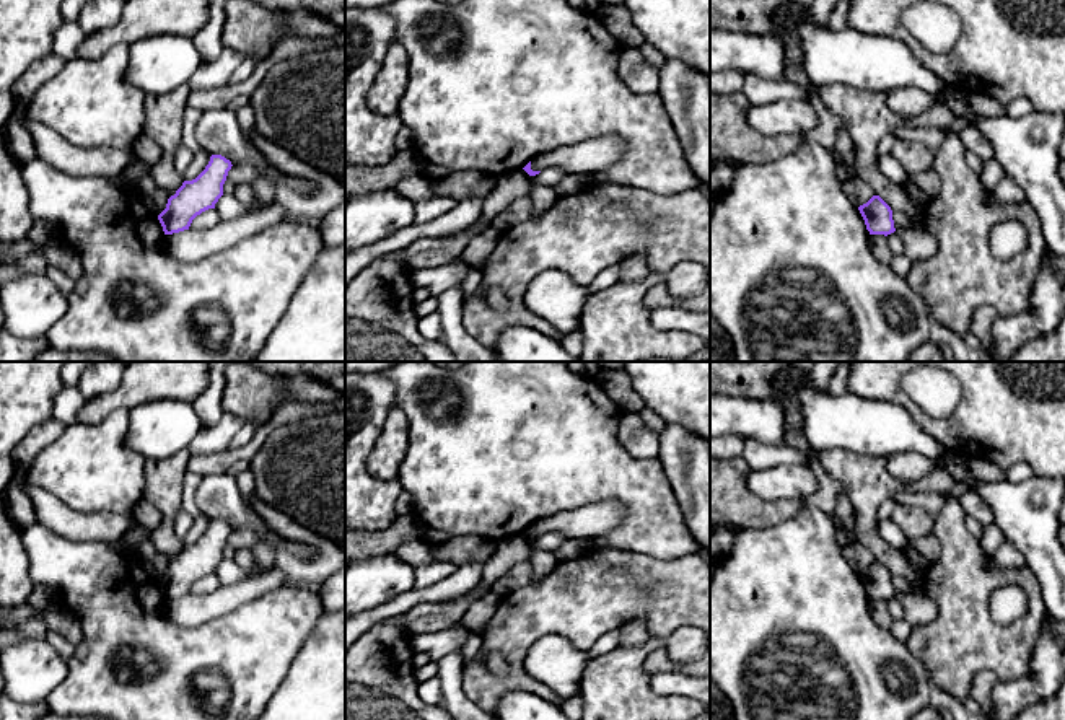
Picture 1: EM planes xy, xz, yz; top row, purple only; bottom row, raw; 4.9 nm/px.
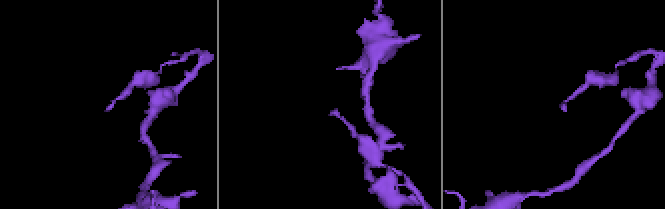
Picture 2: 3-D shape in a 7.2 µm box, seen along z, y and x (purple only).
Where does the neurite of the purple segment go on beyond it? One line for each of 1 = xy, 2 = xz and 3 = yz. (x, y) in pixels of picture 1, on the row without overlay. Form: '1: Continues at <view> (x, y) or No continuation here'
1: No continuation here
2: No continuation here
3: No continuation here

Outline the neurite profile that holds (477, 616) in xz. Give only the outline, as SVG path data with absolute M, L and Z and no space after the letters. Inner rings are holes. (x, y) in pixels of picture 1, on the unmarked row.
M492 591L476 599L462 616L461 622L469 632L484 634L493 617L502 596Z

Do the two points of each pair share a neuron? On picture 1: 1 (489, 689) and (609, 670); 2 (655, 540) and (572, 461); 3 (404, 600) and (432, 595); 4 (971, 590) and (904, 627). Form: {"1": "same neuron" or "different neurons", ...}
{"1": "different neurons", "2": "same neuron", "3": "same neuron", "4": "different neurons"}

